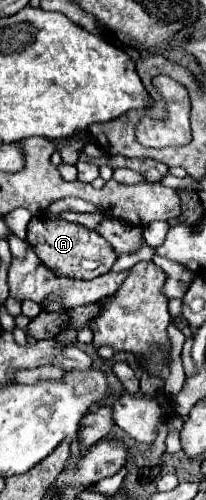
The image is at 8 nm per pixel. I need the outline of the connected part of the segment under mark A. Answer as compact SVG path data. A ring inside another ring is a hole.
M50 213L36 215L30 219L26 241L32 243L38 259L58 277L94 279L98 275L104 275L106 271L110 271L112 263L116 261L116 253L112 251L112 245L102 235L98 235L92 229L86 229L84 225L70 223L58 215L50 215ZM80 259L94 259L100 263L100 267L96 267L94 271L84 271L84 269L80 269Z

